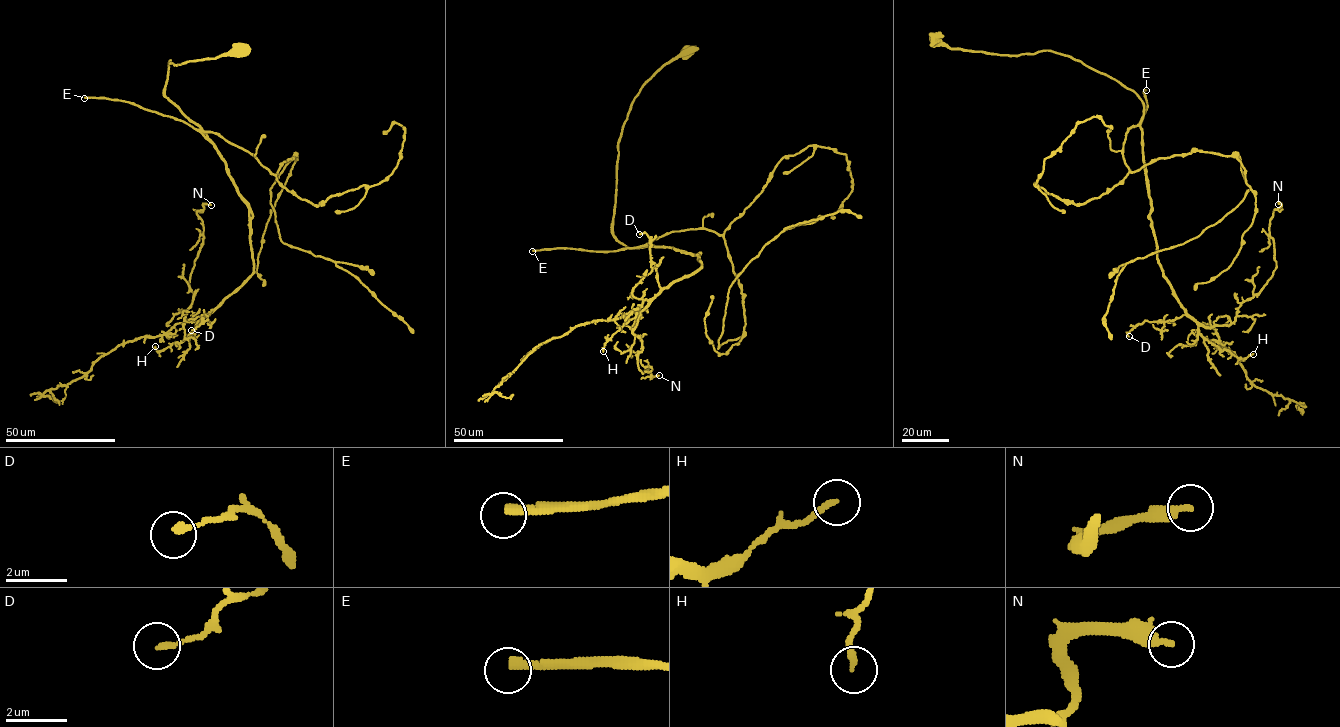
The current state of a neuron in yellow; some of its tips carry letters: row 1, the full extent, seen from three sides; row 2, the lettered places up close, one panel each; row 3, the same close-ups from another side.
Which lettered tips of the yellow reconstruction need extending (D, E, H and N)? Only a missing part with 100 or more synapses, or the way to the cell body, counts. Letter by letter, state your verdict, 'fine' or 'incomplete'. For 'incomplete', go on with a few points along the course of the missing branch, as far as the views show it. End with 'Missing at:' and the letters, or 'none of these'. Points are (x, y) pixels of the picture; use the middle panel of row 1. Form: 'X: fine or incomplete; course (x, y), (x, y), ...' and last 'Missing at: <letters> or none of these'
D: fine
E: incomplete
H: fine
N: fine
Missing at: E

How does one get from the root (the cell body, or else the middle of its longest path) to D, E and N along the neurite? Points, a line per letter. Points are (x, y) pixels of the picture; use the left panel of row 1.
D: (238, 46), (214, 58), (169, 61), (164, 96), (224, 162), (248, 206), (253, 261), (253, 273), (191, 330)
E: (238, 46), (214, 58), (178, 65), (169, 61), (164, 96), (201, 130), (127, 102), (84, 98)
N: (238, 46), (169, 61), (164, 96), (206, 134), (249, 215), (253, 273), (191, 321), (196, 212), (211, 205)

